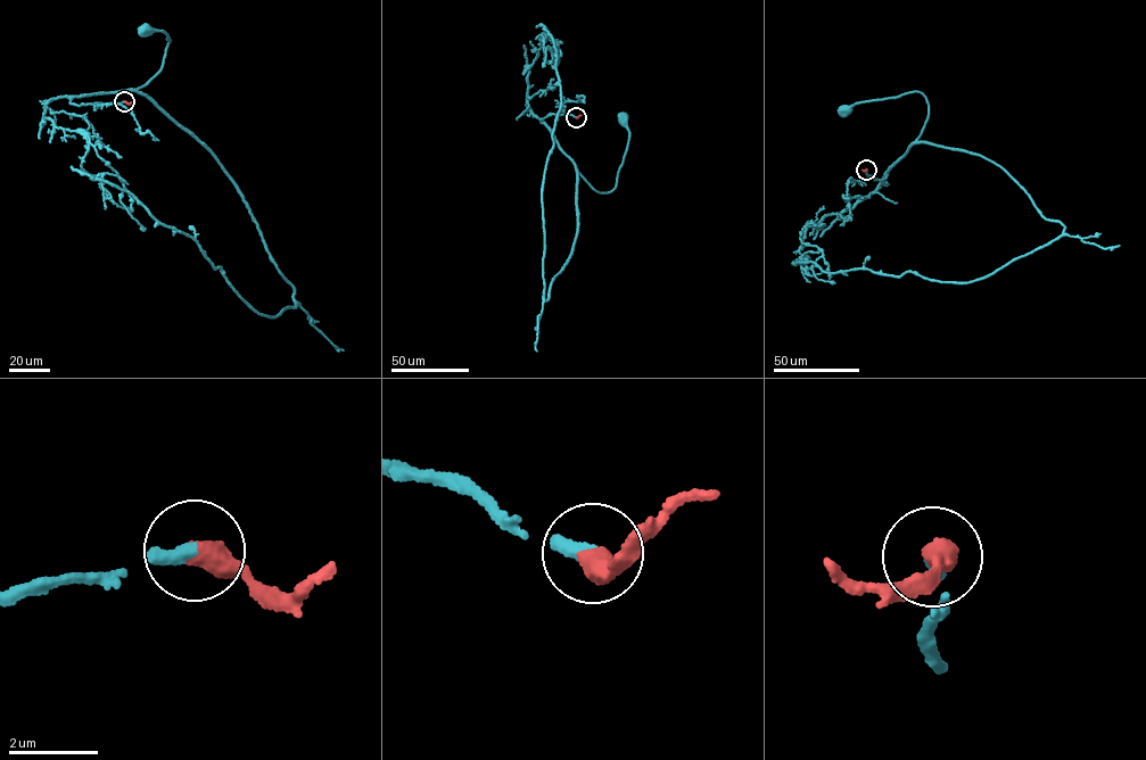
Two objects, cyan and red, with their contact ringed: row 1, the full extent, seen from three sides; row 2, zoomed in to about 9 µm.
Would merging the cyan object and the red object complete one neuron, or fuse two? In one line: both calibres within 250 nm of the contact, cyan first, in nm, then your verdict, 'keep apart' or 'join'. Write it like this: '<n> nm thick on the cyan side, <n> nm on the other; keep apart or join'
320 nm thick on the cyan side, 550 nm on the other; join

